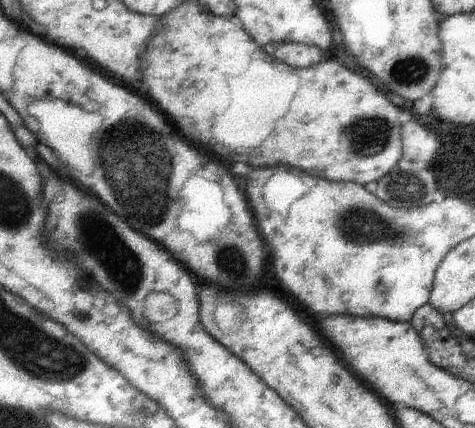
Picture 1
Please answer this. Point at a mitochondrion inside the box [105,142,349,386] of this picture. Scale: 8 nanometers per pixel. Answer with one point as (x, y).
(223, 258)

